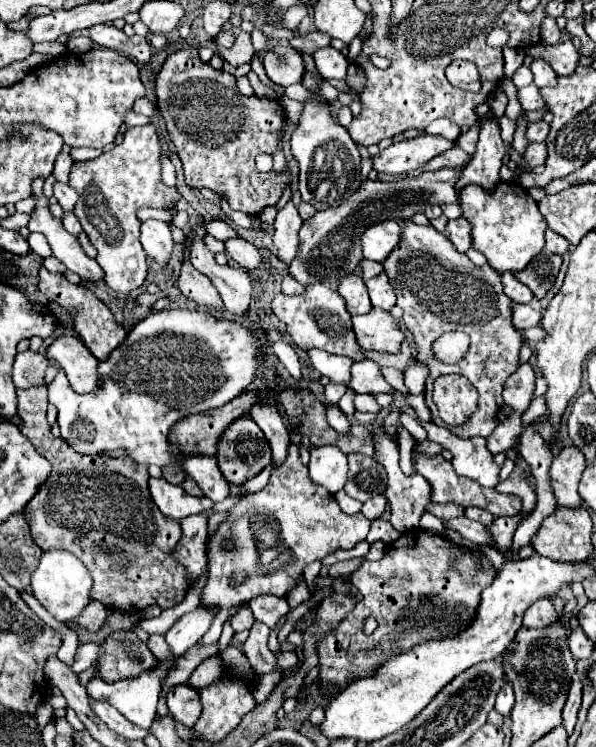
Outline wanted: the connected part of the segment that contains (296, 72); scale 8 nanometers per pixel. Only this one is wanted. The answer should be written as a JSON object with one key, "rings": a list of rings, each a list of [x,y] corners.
{"rings":[[[286,42],[274,44],[270,50],[266,50],[262,60],[268,78],[278,86],[290,86],[302,80],[304,74],[304,60],[298,50],[288,46]]]}

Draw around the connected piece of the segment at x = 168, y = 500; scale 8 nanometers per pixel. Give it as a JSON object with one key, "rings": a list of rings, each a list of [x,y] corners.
{"rings":[[[150,478],[150,494],[160,512],[178,522],[184,516],[208,512],[214,506],[214,502],[206,496],[190,496],[180,486],[172,486],[164,478]]]}

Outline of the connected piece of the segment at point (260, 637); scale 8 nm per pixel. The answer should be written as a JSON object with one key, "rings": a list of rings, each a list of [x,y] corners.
{"rings":[[[254,622],[250,636],[242,646],[246,658],[250,660],[252,670],[258,672],[258,676],[274,668],[274,652],[268,648],[268,634],[270,634],[270,628],[266,624]]]}

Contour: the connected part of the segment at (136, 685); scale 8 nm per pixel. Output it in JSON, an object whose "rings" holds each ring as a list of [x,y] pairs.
{"rings":[[[174,660],[158,662],[156,668],[150,668],[148,672],[142,672],[140,676],[124,678],[124,680],[112,682],[112,684],[102,682],[100,678],[92,678],[88,682],[88,688],[86,688],[88,696],[94,698],[94,700],[104,700],[104,702],[112,704],[132,724],[138,724],[140,728],[150,728],[152,722],[154,722],[154,716],[156,716],[156,704],[158,704],[158,698],[160,698],[160,692],[162,692],[162,684],[164,684],[168,672],[172,670],[172,664],[174,664]]]}

